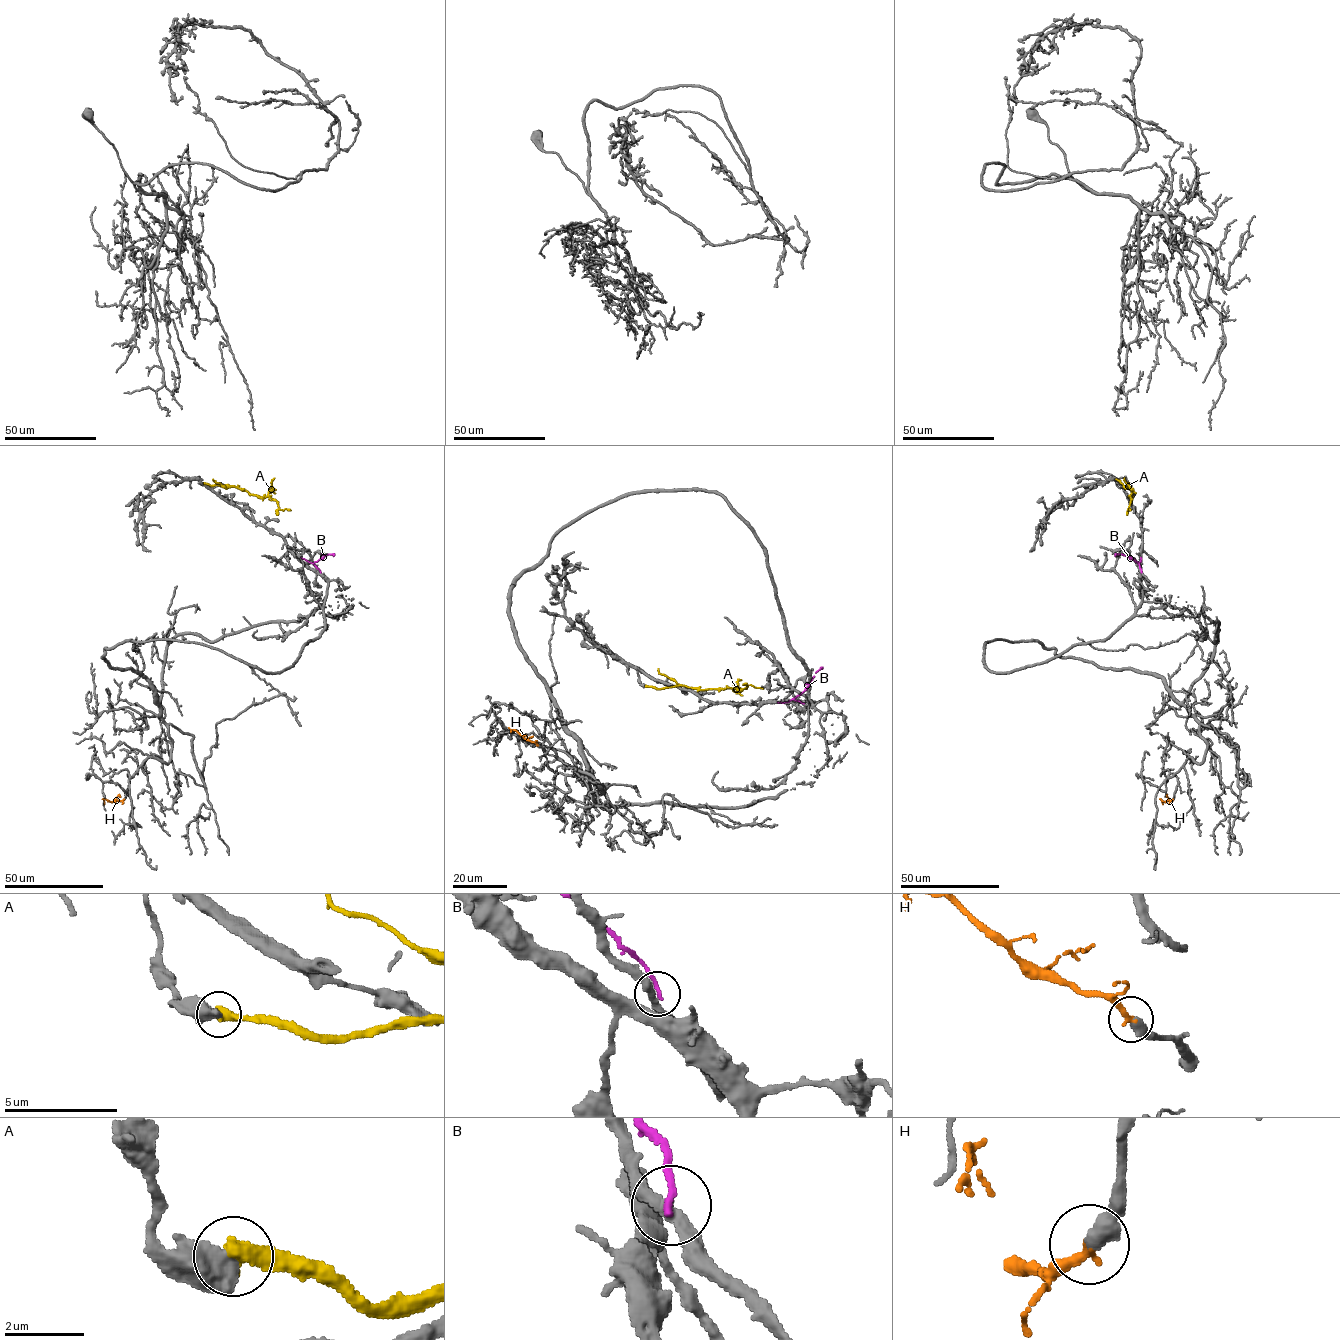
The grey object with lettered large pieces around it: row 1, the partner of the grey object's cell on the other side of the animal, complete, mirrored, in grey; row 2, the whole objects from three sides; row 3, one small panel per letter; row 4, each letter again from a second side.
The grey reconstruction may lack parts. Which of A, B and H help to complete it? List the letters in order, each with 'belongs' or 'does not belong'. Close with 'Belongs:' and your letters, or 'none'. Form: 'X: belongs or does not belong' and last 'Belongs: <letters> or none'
A: does not belong
B: does not belong
H: belongs
Belongs: H

